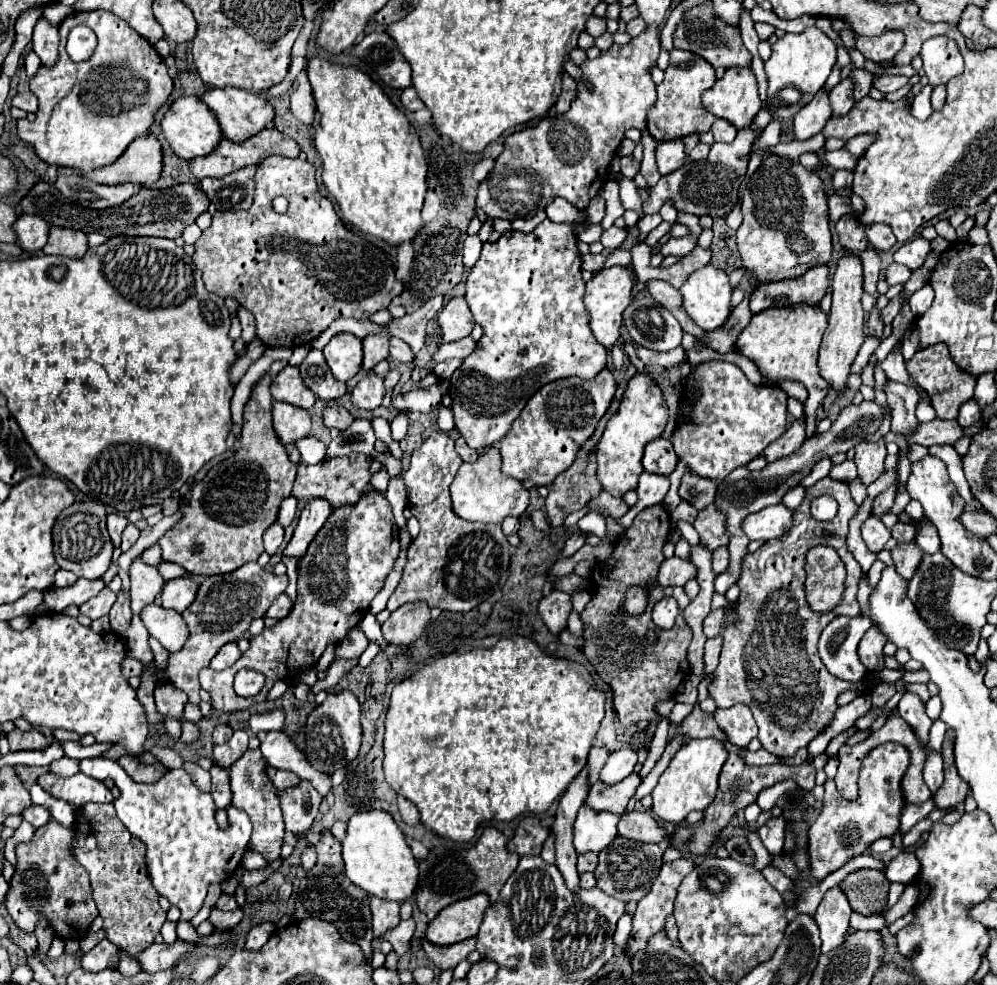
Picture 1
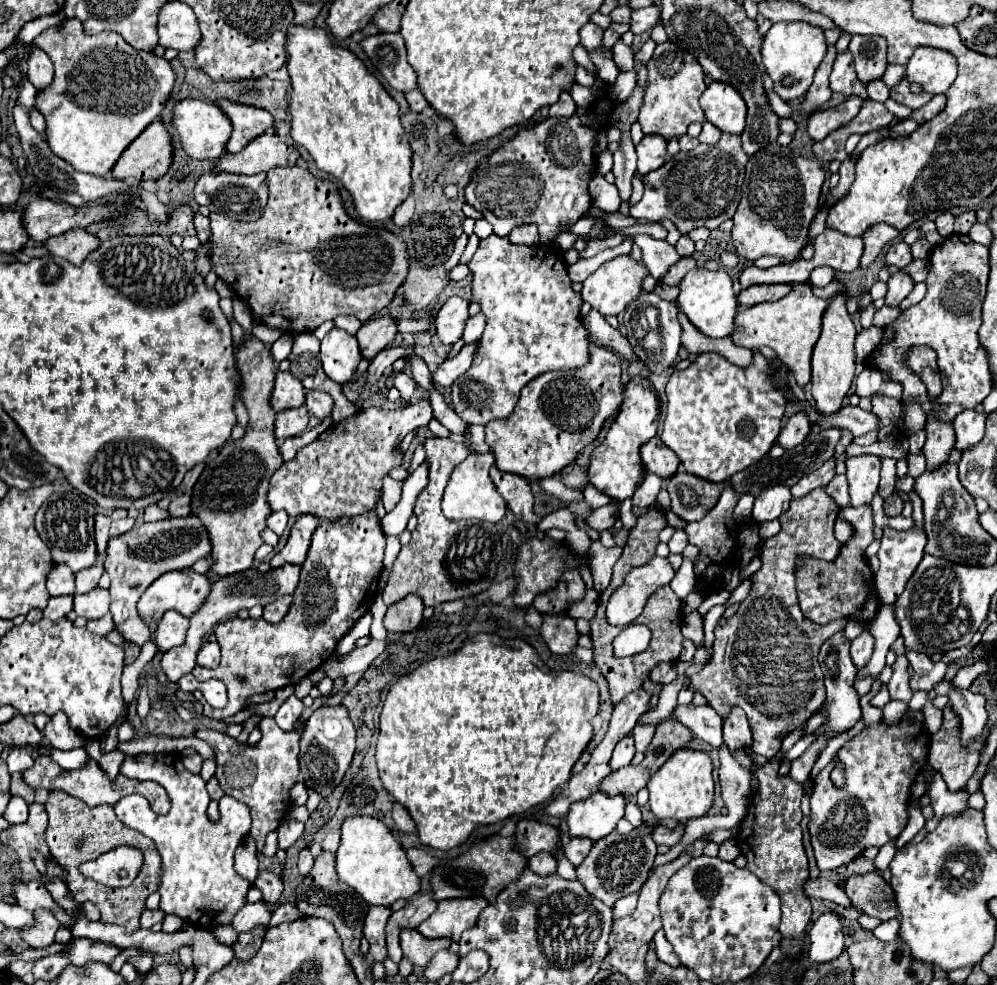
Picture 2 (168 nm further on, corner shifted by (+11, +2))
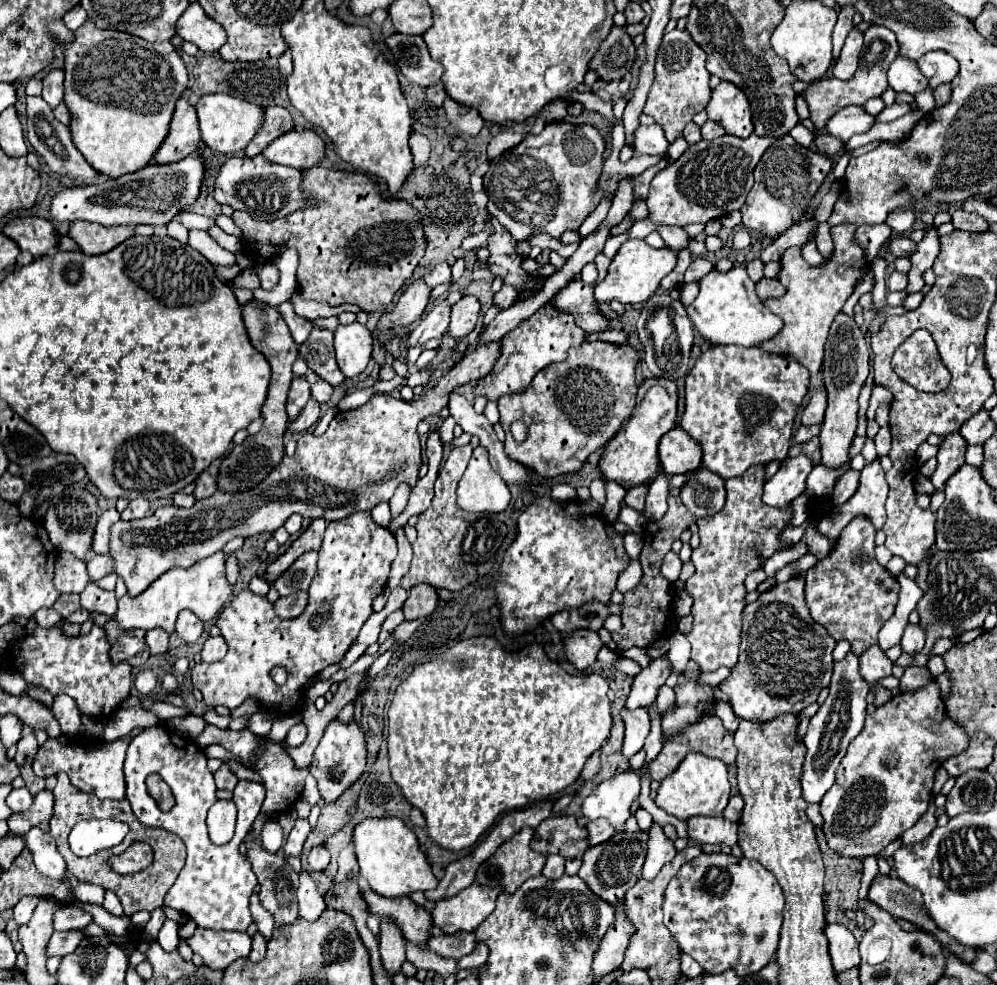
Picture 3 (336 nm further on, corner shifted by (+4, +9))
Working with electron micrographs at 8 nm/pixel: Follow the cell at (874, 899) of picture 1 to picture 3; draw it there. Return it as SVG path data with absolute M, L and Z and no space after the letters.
M877 875L869 887L867 897L869 897L869 901L873 901L881 909L885 909L889 915L899 917L899 919L907 919L913 925L917 925L919 929L931 933L943 947L947 947L959 959L963 959L963 961L973 959L975 949L963 947L963 945L959 945L959 941L955 941L947 933L943 933L927 915L927 911L923 907L921 893L913 887L907 887L905 881L889 877L889 875Z

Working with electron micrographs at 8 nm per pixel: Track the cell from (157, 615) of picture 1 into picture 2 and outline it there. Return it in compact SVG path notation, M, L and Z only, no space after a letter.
M168 610L164 614L164 618L158 624L158 630L154 634L154 640L160 648L160 652L166 652L170 648L176 648L180 644L184 644L186 640L186 632L188 632L188 618L184 618L180 612L176 610Z

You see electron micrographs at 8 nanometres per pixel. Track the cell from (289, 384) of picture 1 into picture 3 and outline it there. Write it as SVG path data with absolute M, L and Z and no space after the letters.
M295 377L291 381L291 389L289 389L289 397L287 397L287 415L289 415L289 421L293 421L299 415L299 411L307 405L309 399L311 399L309 381L305 377Z

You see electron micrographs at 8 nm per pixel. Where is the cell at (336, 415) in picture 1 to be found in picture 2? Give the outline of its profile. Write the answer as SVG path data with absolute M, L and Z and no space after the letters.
M308 390L308 392L306 392L306 408L308 408L308 412L314 414L318 420L324 420L326 416L332 414L334 400L332 400L332 396L326 394L326 392Z

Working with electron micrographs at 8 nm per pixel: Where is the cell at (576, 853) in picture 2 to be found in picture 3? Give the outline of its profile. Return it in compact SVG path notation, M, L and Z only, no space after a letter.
M597 819L597 821L587 823L587 833L589 833L589 845L593 847L607 841L615 833L615 829L605 819Z

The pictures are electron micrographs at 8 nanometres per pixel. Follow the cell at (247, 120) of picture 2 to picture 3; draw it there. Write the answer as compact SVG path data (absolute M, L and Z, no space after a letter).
M263 107L263 125L261 125L259 133L251 139L251 145L247 145L245 155L247 157L259 155L273 139L287 133L289 129L293 129L293 121L291 121L291 115L289 115L287 109L283 109L283 107Z

